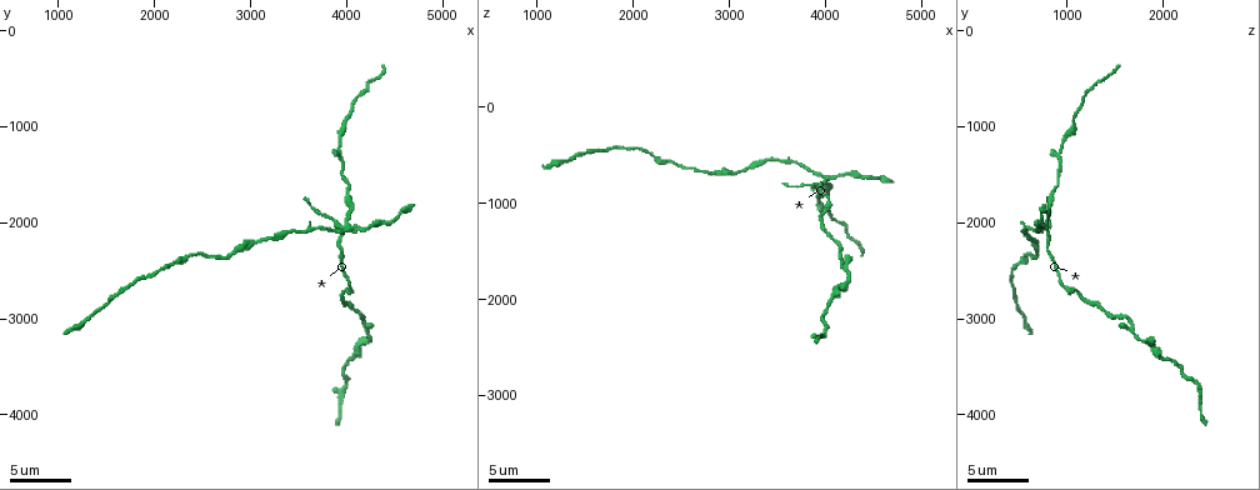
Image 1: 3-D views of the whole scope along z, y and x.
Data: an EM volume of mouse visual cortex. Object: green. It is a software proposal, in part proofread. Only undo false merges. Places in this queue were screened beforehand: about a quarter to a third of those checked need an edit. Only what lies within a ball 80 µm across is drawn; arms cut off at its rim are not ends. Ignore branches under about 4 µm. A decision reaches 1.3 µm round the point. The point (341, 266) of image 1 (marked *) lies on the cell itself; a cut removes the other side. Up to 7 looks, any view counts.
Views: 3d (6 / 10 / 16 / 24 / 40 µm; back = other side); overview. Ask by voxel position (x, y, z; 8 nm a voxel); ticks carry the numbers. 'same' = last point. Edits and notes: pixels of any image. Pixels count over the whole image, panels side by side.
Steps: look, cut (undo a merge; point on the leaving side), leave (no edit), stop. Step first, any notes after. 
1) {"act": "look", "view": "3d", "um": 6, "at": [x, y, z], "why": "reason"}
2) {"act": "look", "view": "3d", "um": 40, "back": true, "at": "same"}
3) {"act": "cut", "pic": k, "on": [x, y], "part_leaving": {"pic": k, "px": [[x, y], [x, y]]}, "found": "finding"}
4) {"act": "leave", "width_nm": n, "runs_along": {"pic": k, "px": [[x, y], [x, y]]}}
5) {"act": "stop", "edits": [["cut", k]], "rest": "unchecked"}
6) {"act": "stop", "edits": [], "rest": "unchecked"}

{"act": "look", "view": "3d", "um": 6, "at": [3980, 2080, 700], "why": "looks like a crossing"}

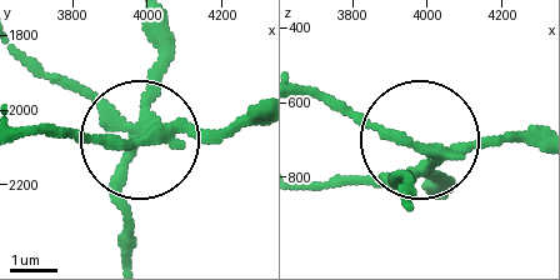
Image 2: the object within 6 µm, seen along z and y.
{"act": "look", "view": "3d", "um": 6, "back": true, "at": [3980, 2080, 720]}

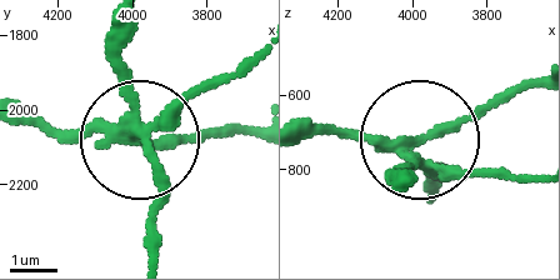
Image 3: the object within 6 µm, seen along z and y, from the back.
{"act": "cut", "pic": 3, "on": [185, 141], "side_arm_um": 18, "part_leaving": {"pic": 3, "px": [[133, 131], [248, 131]]}, "found": "two cells meet here"}

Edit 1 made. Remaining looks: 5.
{"act": "look", "view": "3d", "um": 16, "at": [4040, 2620, 940]}

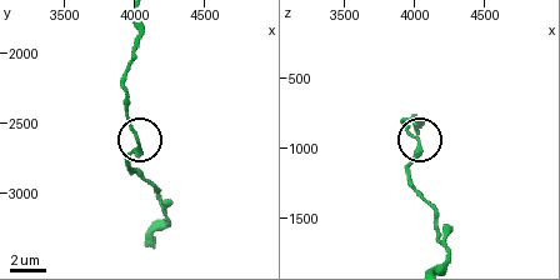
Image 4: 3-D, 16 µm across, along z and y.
{"act": "leave", "runs_along": {"pic": 4, "px": [[128, 119], [140, 141], [128, 170]]}, "found": "one cell here"}

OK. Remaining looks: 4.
{"act": "look", "view": "3d", "um": 10, "at": [4080, 3360, 1960], "why": "thick turns thin"}

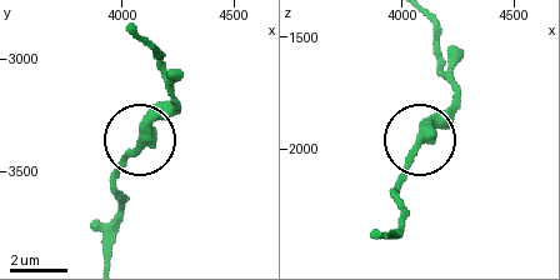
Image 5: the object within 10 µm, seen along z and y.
{"act": "leave", "found": "one cell here"}

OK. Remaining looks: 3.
{"act": "look", "view": "3d", "um": 6, "at": [3920, 1220, 920], "why": "three-way junction"}

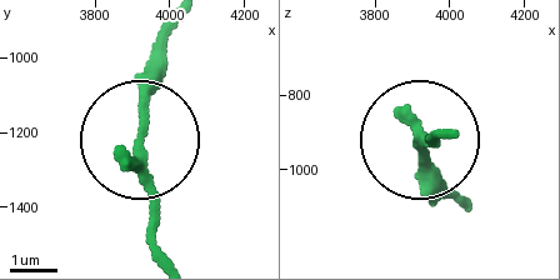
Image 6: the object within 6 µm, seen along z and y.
{"act": "leave", "arms": 3, "runs_along": {"pic": 6, "px": [[169, 256], [149, 221], [138, 125], [158, 45]]}, "found": "one cell here"}

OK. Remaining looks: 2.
{"act": "stop", "edits": [["cut", 3]], "rest": "unchecked"}

